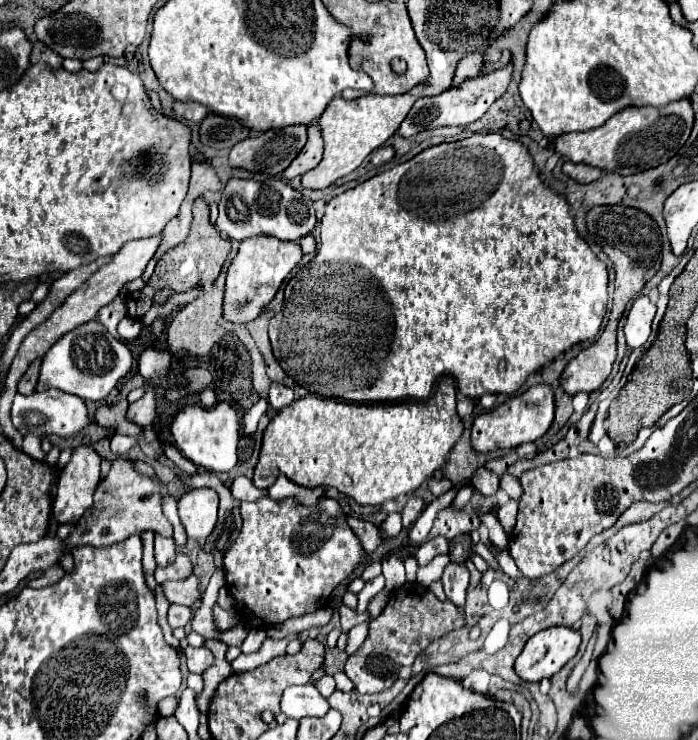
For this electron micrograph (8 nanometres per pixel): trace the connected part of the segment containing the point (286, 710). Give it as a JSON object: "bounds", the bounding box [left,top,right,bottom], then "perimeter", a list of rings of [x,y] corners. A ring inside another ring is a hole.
{"bounds":[280,685,328,719],"perimeter":[[[300,685],[290,687],[282,693],[280,709],[290,719],[304,719],[304,717],[322,717],[328,713],[328,701],[318,693],[314,685]]]}

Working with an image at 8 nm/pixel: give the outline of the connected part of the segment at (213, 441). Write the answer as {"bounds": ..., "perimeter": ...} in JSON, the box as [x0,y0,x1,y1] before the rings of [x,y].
{"bounds":[170,403,240,473],"perimeter":[[[216,403],[214,407],[202,405],[186,405],[178,411],[170,425],[174,445],[180,453],[190,459],[194,465],[204,467],[212,473],[222,473],[234,469],[238,461],[238,439],[240,439],[240,413],[228,403]]]}

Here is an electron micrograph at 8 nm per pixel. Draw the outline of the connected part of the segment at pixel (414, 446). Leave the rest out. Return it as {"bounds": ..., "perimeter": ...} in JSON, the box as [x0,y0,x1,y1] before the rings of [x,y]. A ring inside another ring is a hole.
{"bounds":[252,377,464,505],"perimeter":[[[442,377],[438,391],[424,401],[366,405],[308,395],[282,409],[268,423],[252,481],[256,487],[268,489],[280,471],[304,487],[336,487],[360,505],[382,505],[388,499],[410,495],[424,485],[444,465],[444,457],[456,445],[462,431],[464,425],[456,413],[456,383],[452,377]]]}

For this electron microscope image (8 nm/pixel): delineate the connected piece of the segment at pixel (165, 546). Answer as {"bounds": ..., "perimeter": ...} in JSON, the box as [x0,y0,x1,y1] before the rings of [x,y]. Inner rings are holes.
{"bounds":[154,533,176,567],"perimeter":[[[156,533],[154,537],[154,557],[156,557],[156,565],[158,567],[166,567],[174,563],[176,557],[176,545],[172,537],[162,537]]]}

